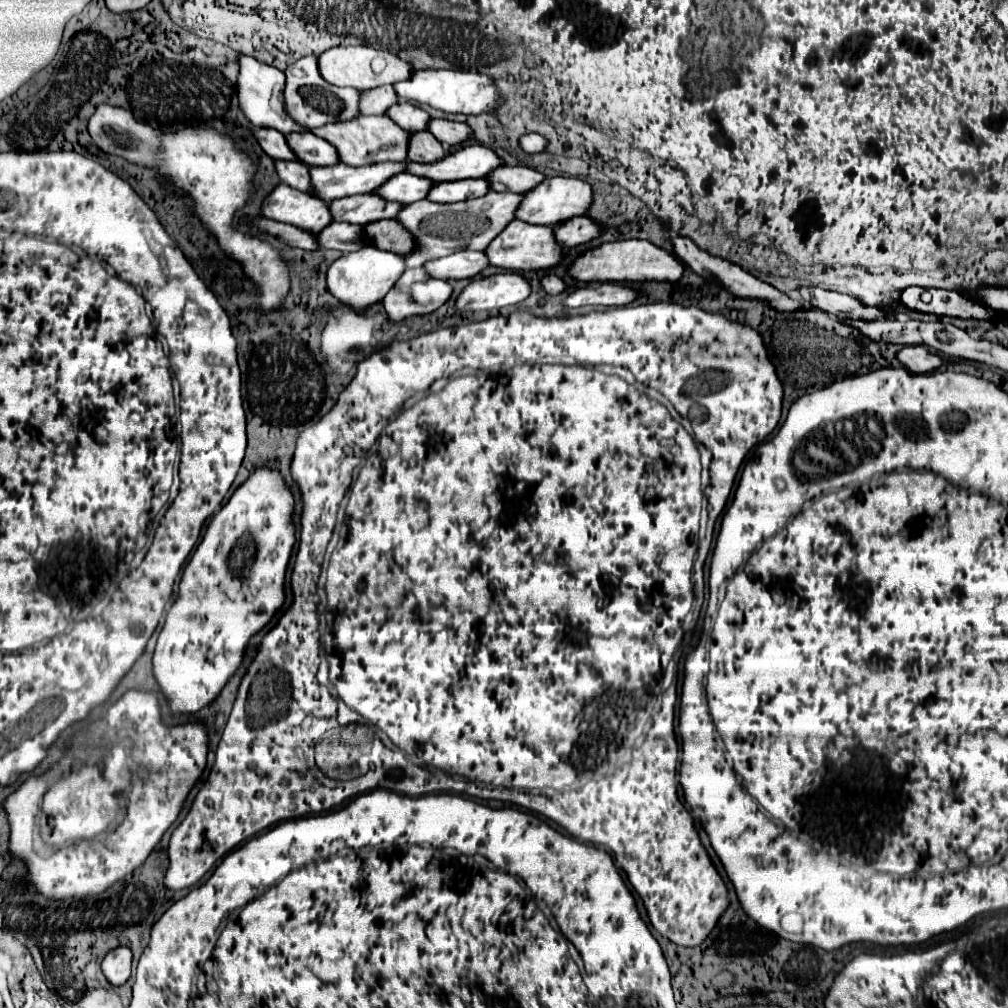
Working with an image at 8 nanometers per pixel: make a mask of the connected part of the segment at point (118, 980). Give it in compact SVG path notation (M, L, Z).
M117 947L109 951L101 963L101 971L111 985L123 985L131 975L131 949Z

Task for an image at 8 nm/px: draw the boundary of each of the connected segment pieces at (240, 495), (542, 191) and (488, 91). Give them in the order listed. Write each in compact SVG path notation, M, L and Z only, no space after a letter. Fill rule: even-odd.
M257 467L251 473L251 477L235 489L231 499L221 507L221 511L207 525L203 541L199 543L189 565L183 571L179 583L179 599L171 605L165 617L165 625L159 633L155 655L153 655L153 675L161 695L169 705L171 719L183 715L195 715L201 709L209 707L223 693L225 685L241 667L249 647L249 639L255 633L263 631L269 625L269 621L283 609L285 573L287 573L293 547L297 543L293 513L295 513L295 497L291 487L283 479L283 475L273 467ZM227 555L229 555L229 563L233 561L245 565L243 567L245 571L241 571L241 575L247 573L245 577L235 579L227 571Z
M547 177L539 185L535 185L533 189L523 193L523 201L515 209L515 217L525 223L553 227L555 223L561 223L563 219L569 219L575 215L585 215L589 203L591 203L591 185L589 183L585 183L581 179L573 179L573 177Z
M451 69L413 71L407 81L399 81L393 87L401 101L425 103L445 113L463 113L463 115L491 113L497 107L497 99L499 99L493 81L487 75L471 73L471 71L451 71Z

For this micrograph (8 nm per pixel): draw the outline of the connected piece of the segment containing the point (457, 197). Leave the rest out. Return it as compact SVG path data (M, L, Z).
M457 179L457 181L443 181L443 183L433 183L429 189L427 199L435 203L455 203L471 197L485 195L489 191L487 179Z

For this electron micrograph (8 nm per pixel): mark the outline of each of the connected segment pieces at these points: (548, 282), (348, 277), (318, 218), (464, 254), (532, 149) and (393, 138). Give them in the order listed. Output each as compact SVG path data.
M543 275L541 277L541 287L549 293L549 295L557 295L557 293L561 293L563 289L565 289L565 283L563 283L563 279L559 279L557 275Z
M363 247L353 253L343 253L327 271L327 289L329 293L341 301L343 305L351 307L357 313L365 313L367 307L381 303L387 291L395 285L399 275L403 275L403 259L389 251L379 251L375 247Z
M279 183L263 201L261 215L273 221L289 223L305 231L321 231L327 223L331 223L331 215L327 211L327 203L315 199L315 195L307 195L297 191L285 183Z
M455 251L453 255L425 263L425 271L433 279L469 279L487 267L487 257L479 251Z
M527 133L519 139L519 145L525 153L539 153L539 151L545 151L545 137L541 137L539 133Z
M359 115L349 121L335 121L313 129L313 133L329 141L339 155L339 161L347 165L373 165L385 161L405 161L407 159L407 131L395 125L387 115Z

